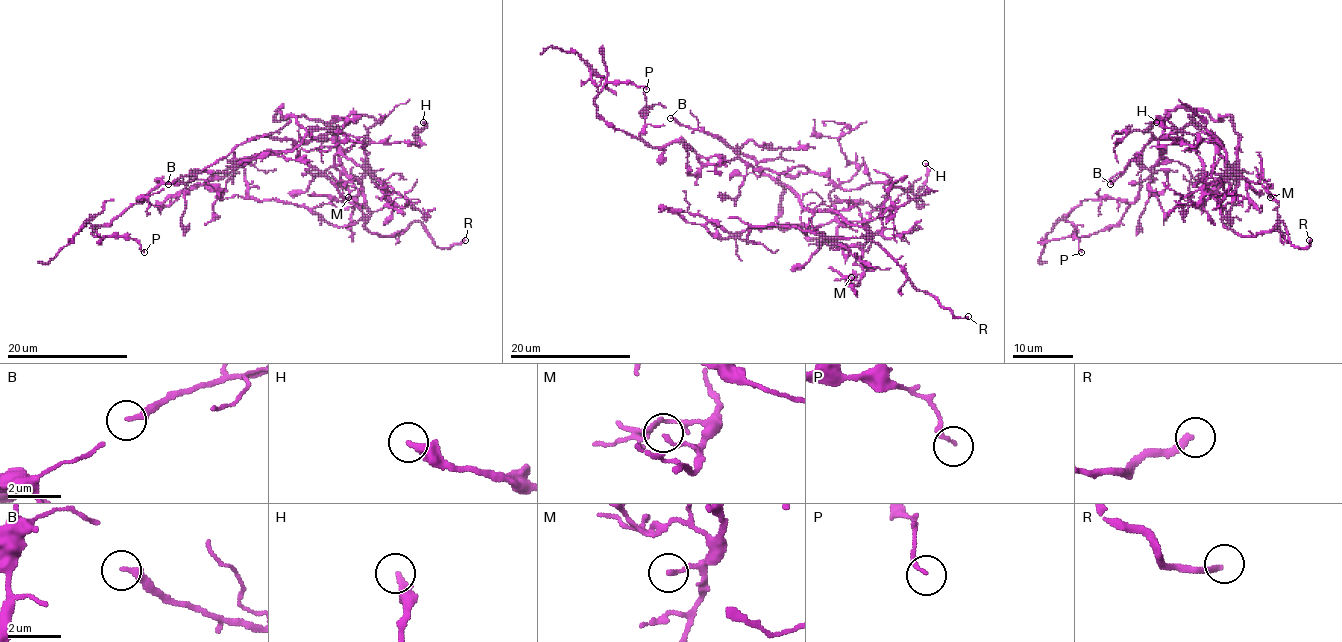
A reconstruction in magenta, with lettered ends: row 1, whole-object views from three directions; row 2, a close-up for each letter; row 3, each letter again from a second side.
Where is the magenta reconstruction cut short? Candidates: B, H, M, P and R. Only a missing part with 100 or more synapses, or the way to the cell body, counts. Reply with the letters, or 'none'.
R

